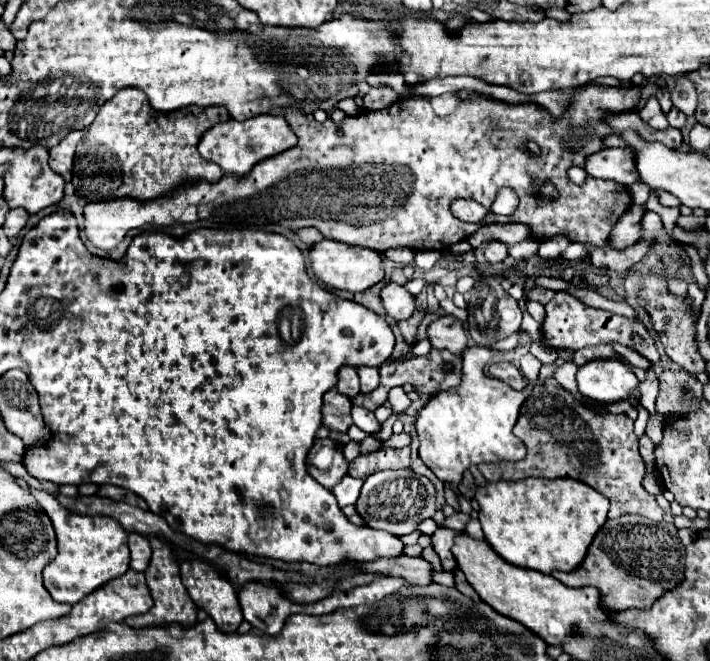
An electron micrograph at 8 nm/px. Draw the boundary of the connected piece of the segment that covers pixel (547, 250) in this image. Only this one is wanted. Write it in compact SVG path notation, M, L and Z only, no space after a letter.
M547 240L539 244L539 256L549 262L551 258L559 258L561 252L567 248L567 240Z

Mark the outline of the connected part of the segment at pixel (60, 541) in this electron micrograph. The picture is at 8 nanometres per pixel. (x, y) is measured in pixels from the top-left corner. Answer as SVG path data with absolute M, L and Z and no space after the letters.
M19 480L23 488L27 488L39 504L45 508L45 512L51 516L51 522L57 532L57 558L49 562L43 570L43 582L49 594L57 602L77 604L87 594L91 594L95 588L103 586L107 580L121 576L129 570L129 548L127 548L127 532L115 524L109 516L81 516L75 512L69 512L65 506L57 502L55 496L29 488L23 480Z

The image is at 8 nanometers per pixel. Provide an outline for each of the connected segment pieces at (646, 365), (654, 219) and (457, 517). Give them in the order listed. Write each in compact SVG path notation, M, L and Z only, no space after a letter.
M611 342L611 346L615 346L615 350L625 356L625 360L627 360L629 366L639 366L643 370L651 368L651 362L645 356L641 356L637 350L633 350L631 346L623 346L623 344L617 344L617 342Z
M645 212L643 220L641 220L641 228L643 228L643 230L659 230L661 226L663 226L663 222L661 222L659 214L655 214L655 212Z
M457 512L457 514L449 516L449 518L445 518L443 526L445 526L445 528L451 528L451 530L457 530L457 532L461 532L461 530L465 528L465 524L467 524L469 520L471 520L471 518L469 518L469 514L463 514L463 512Z

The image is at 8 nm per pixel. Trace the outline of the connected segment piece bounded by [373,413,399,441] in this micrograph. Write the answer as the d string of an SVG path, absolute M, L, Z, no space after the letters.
M393 413L383 424L380 433L373 435L375 439L380 440L388 440L392 435L392 425L398 420L399 416Z

